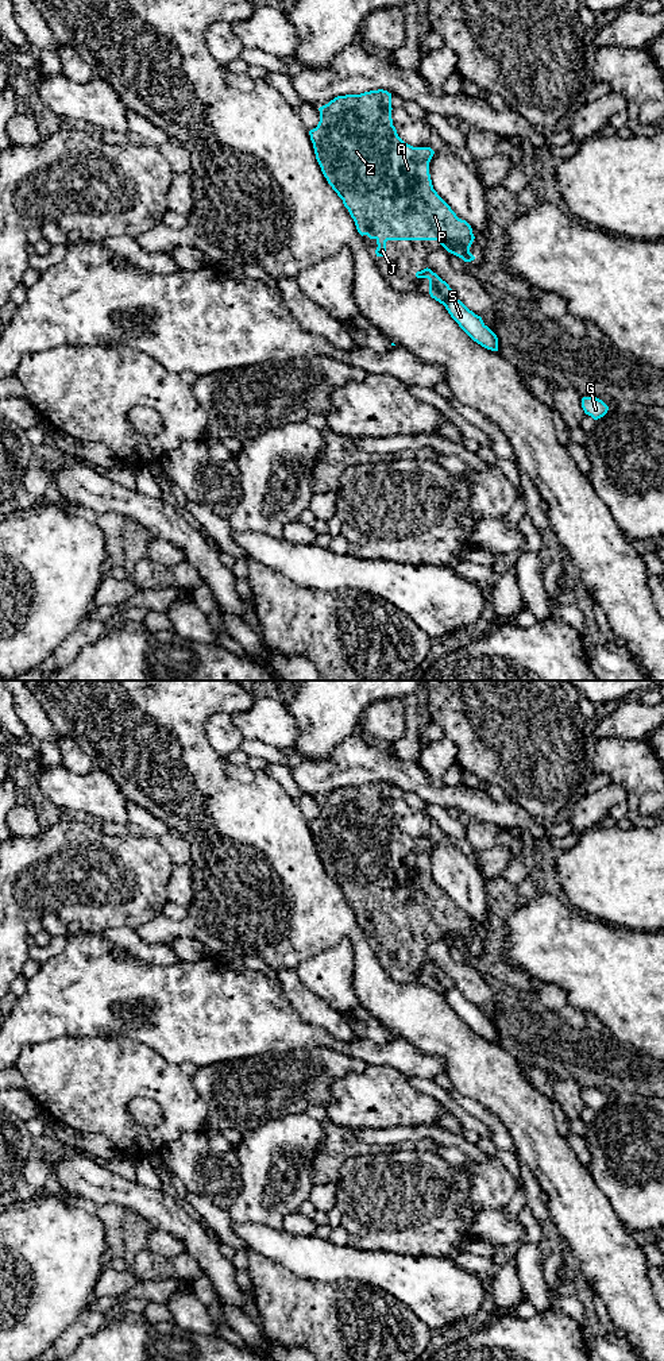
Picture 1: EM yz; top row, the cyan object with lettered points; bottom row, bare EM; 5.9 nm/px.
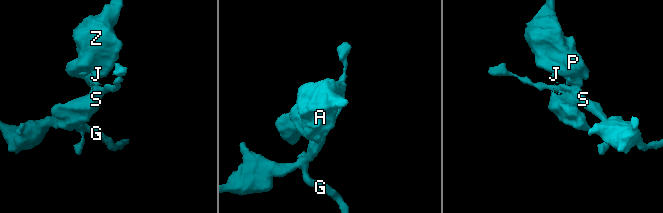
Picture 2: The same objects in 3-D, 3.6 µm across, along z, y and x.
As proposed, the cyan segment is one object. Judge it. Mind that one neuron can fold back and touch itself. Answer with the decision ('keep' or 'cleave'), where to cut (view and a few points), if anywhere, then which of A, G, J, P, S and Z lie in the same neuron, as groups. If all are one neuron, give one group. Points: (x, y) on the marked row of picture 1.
cleave; cut in yz along (454, 295), (443, 304); A J P Z / G S

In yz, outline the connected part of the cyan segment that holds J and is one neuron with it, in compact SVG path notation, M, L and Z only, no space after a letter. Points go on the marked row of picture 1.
M383 89L337 96L320 107L320 122L309 135L324 177L343 200L358 232L377 240L377 257L386 255L387 240L437 240L448 252L464 262L474 261L475 257L470 252L475 239L471 225L459 219L433 189L429 162L435 151L431 147L413 147L405 143L393 126L391 109L391 93Z

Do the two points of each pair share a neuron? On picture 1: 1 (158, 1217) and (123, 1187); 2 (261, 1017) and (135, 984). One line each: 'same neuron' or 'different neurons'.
1: same neuron
2: same neuron

